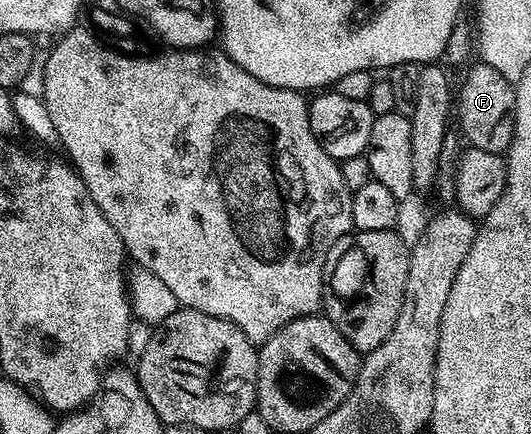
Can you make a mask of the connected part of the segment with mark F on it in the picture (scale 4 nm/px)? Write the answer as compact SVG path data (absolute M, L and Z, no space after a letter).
M475 62L467 70L462 85L456 88L456 120L458 116L458 124L466 135L465 143L471 148L487 148L489 152L501 153L508 140L507 121L513 111L514 84L511 80L504 78L500 70L492 70L492 66Z

